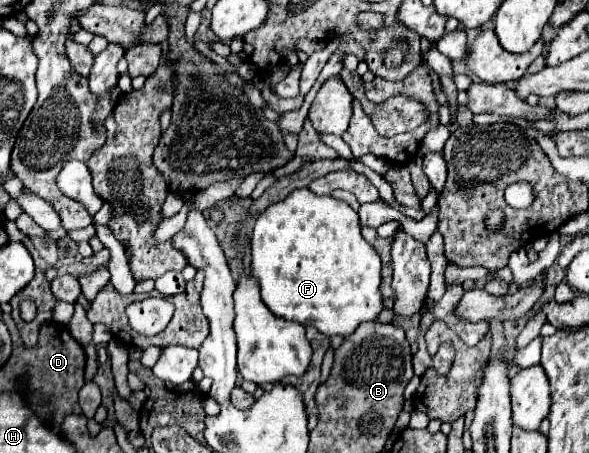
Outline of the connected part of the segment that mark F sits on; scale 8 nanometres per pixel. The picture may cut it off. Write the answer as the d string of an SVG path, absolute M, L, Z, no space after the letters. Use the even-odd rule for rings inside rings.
M296 189L284 201L270 205L258 219L250 239L250 275L260 283L262 301L280 319L314 325L320 333L348 337L364 321L378 321L384 307L380 293L382 263L376 249L362 237L358 213L334 197L318 197L310 189Z

